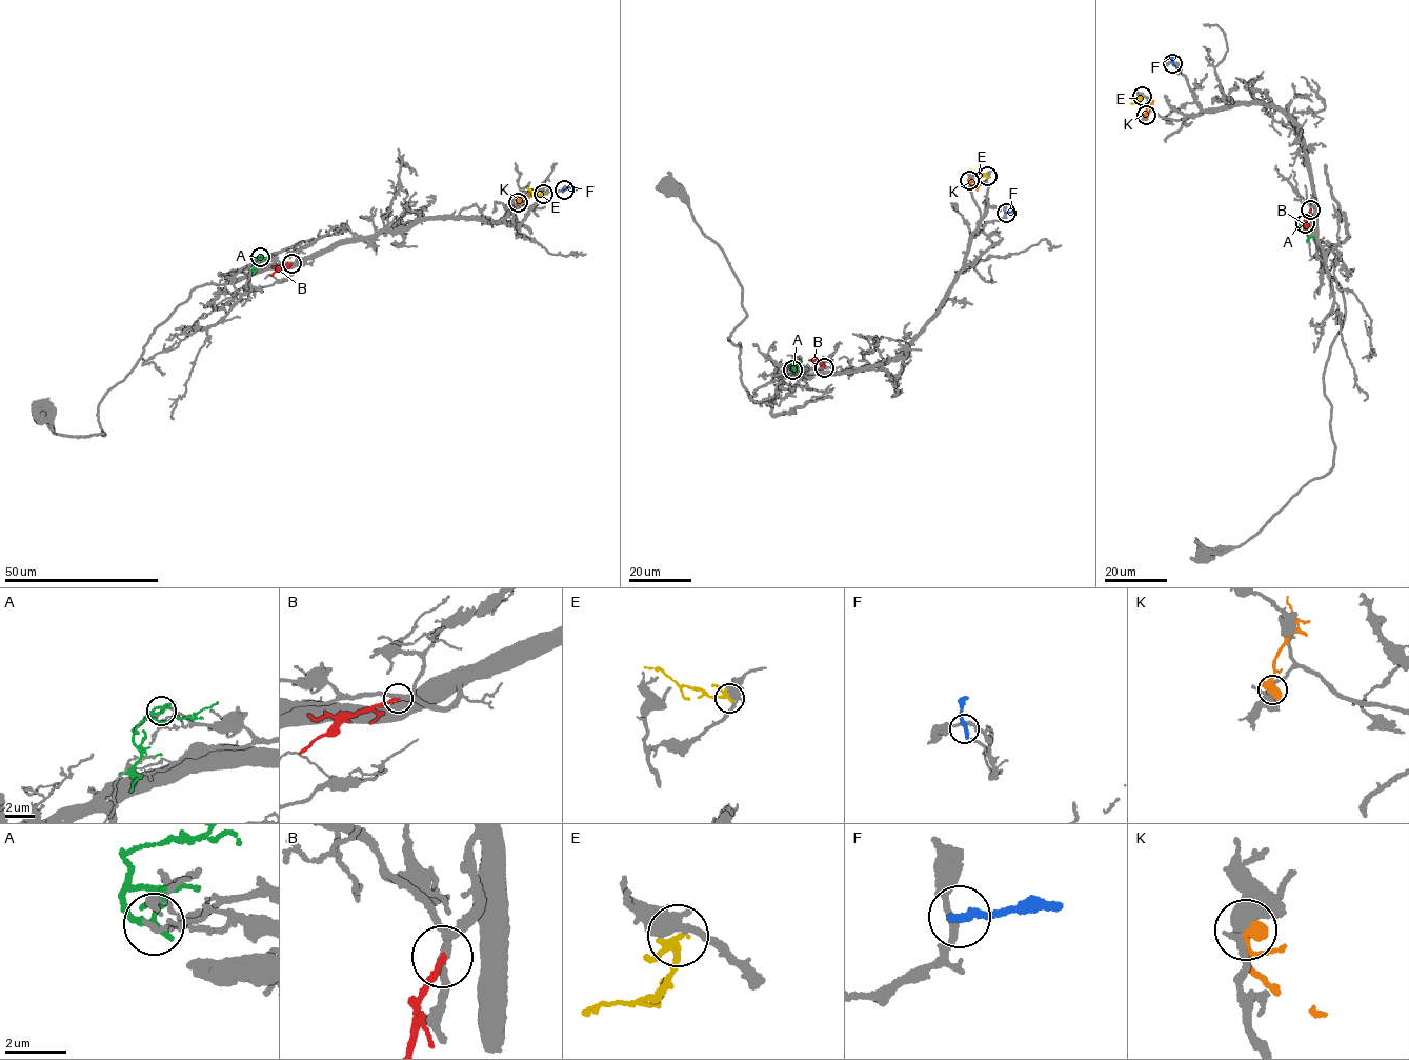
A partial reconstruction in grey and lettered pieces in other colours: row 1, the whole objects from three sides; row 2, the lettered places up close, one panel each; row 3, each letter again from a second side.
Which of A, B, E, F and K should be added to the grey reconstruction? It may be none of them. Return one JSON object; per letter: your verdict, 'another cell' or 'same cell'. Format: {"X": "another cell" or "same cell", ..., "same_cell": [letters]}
{"A": "another cell", "B": "same cell", "E": "another cell", "F": "another cell", "K": "another cell", "same_cell": ["B"]}

